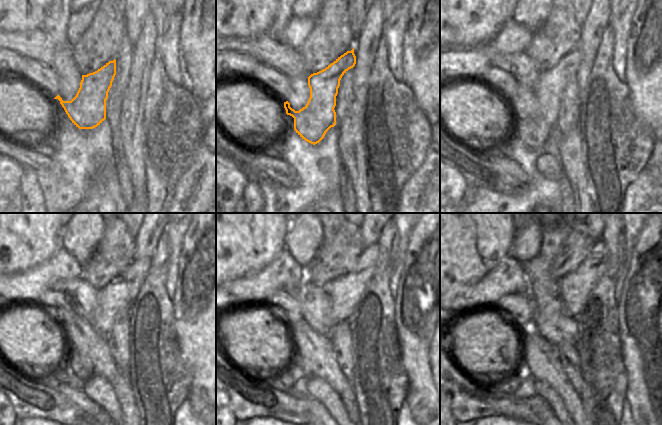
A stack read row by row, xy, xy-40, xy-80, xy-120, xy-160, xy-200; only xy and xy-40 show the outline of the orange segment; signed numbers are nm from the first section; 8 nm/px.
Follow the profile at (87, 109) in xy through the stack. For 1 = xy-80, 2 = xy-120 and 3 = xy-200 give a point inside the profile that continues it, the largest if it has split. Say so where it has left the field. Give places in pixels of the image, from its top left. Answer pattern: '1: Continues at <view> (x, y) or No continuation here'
1: Continues at xy-80 (551, 84)
2: Continues at xy-120 (116, 299)
3: Continues at xy-200 (575, 287)

